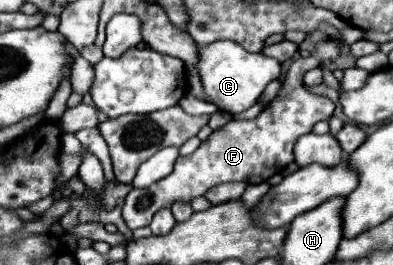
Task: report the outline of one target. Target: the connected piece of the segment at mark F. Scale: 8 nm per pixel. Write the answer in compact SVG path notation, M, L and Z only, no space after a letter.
M348 25L338 33L338 37L328 37L328 39L316 43L316 49L312 55L308 55L306 59L300 57L292 63L292 67L286 75L286 81L282 85L282 91L270 103L270 107L266 111L262 111L256 119L252 119L252 121L232 119L222 129L214 131L192 155L178 157L174 163L174 171L168 177L156 181L154 185L146 187L146 189L132 189L126 195L126 203L122 209L126 225L130 229L146 227L146 225L150 225L150 221L158 209L170 207L176 201L190 203L192 199L204 195L214 185L228 183L228 181L262 183L262 181L270 179L274 173L280 173L288 163L294 161L292 149L294 149L294 143L298 141L298 137L310 133L318 121L326 121L334 113L334 103L328 97L314 95L304 87L304 83L302 83L304 73L326 61L338 59L342 45L352 45L360 39L362 39L362 31Z

